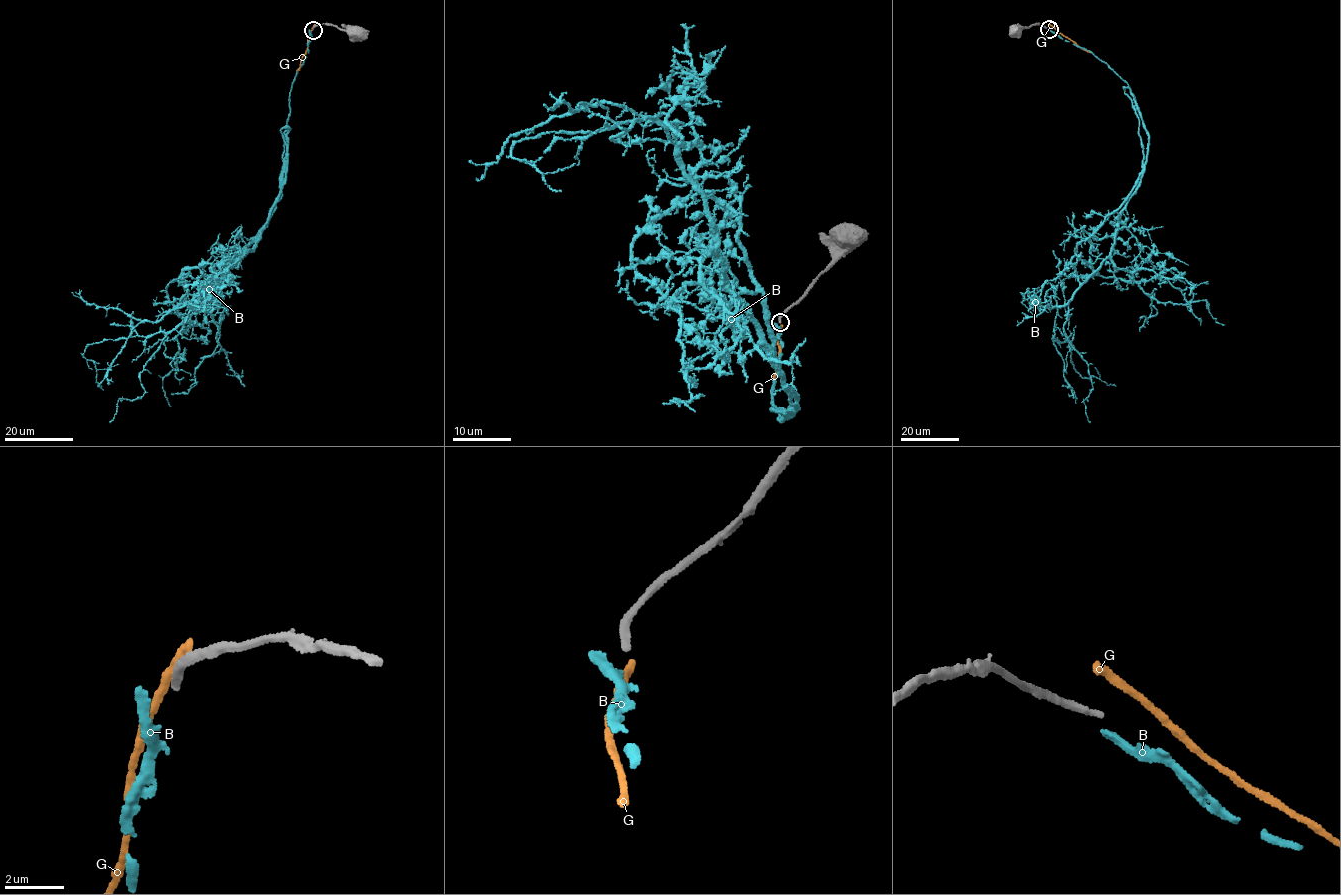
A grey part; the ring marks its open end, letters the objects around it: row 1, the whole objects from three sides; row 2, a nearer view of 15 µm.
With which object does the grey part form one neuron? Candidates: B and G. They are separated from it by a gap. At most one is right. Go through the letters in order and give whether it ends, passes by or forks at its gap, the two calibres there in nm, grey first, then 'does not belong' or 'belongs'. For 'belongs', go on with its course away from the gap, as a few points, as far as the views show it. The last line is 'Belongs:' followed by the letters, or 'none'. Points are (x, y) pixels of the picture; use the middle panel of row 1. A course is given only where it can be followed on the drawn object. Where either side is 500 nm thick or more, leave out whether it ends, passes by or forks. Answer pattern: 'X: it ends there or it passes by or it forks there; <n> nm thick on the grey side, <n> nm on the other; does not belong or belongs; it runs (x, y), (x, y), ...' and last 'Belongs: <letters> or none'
B: it ends there; 240 nm thick on the grey side, 320 nm on the other; does not belong
G: it ends there; 240 nm thick on the grey side, 380 nm on the other; does not belong
Belongs: none

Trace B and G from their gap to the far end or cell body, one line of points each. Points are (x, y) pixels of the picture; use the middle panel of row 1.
B: (776, 324), (780, 420), (797, 395), (731, 289), (708, 208), (654, 120), (515, 143), (511, 155), (561, 191)
G: (780, 328), (779, 354), (773, 378)

